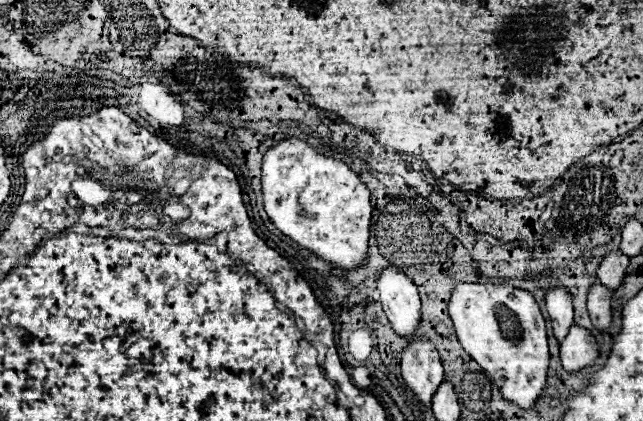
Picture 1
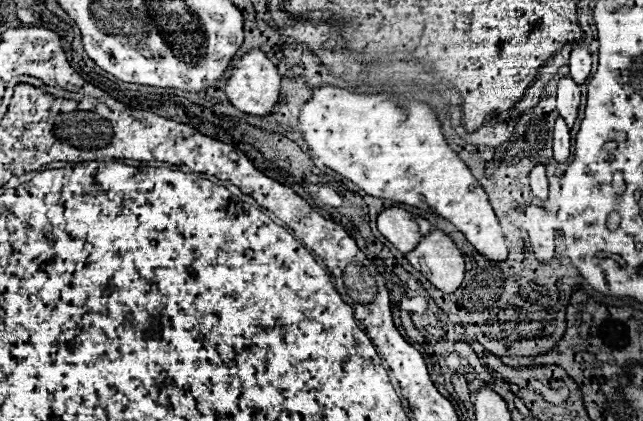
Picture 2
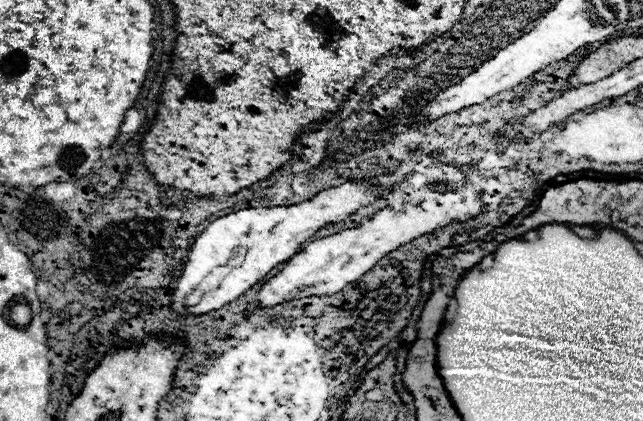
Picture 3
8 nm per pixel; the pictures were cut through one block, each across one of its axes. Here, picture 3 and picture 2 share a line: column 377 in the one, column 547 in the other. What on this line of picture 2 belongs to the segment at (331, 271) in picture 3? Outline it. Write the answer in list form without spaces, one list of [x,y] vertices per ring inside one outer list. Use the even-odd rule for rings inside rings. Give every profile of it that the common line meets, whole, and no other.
[[[530,206],[522,214],[526,217],[525,230],[530,234],[530,242],[536,258],[542,264],[550,262],[554,256],[554,233],[557,233],[560,214],[559,216],[549,214],[548,218],[548,212],[540,206]]]

